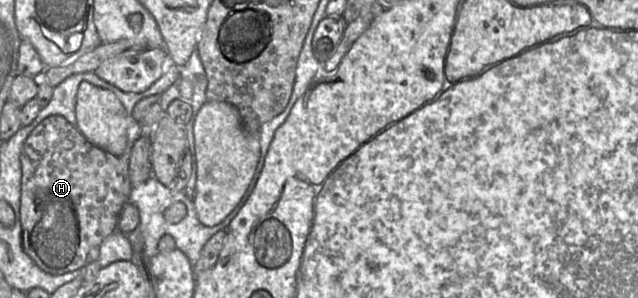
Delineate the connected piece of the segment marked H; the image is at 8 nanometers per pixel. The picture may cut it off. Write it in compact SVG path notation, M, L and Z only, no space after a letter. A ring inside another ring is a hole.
M51 115L24 141L20 163L23 250L51 275L82 269L89 250L118 229L119 213L127 202L119 157L91 144L61 115Z

